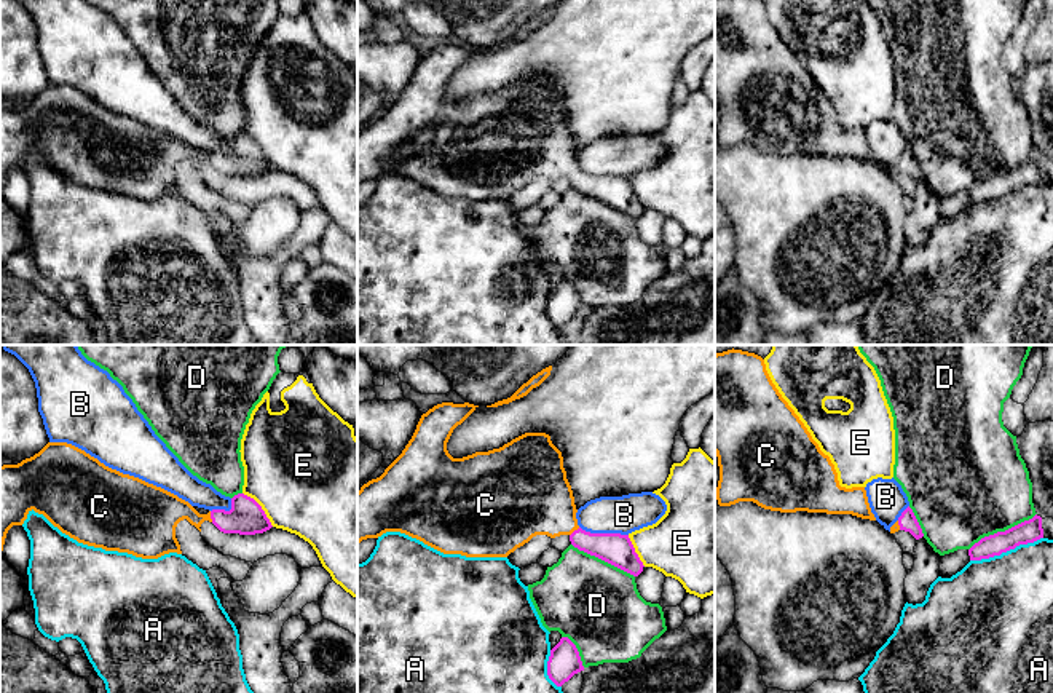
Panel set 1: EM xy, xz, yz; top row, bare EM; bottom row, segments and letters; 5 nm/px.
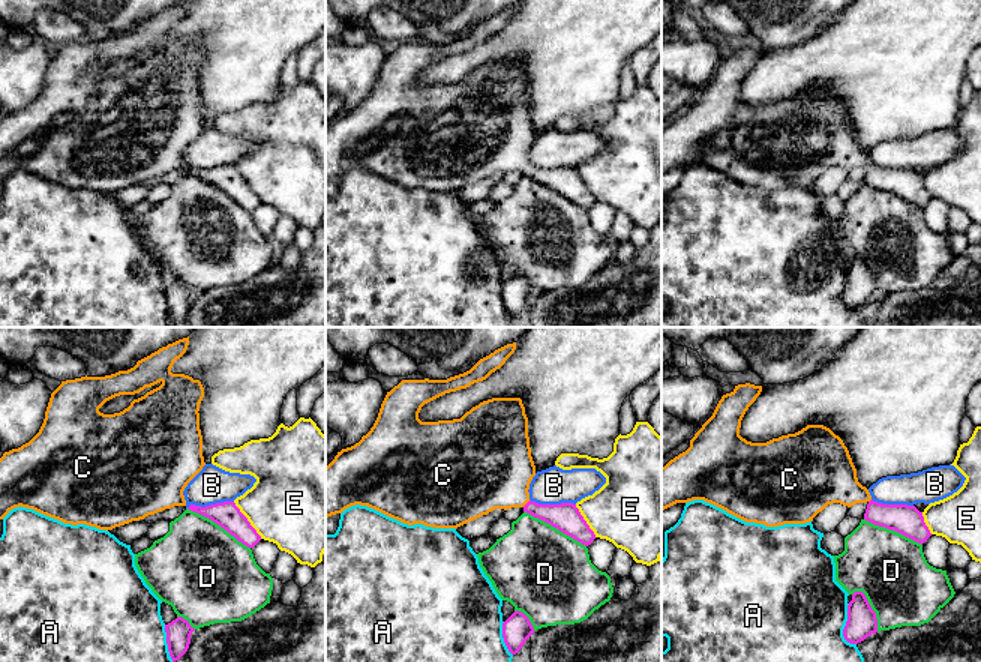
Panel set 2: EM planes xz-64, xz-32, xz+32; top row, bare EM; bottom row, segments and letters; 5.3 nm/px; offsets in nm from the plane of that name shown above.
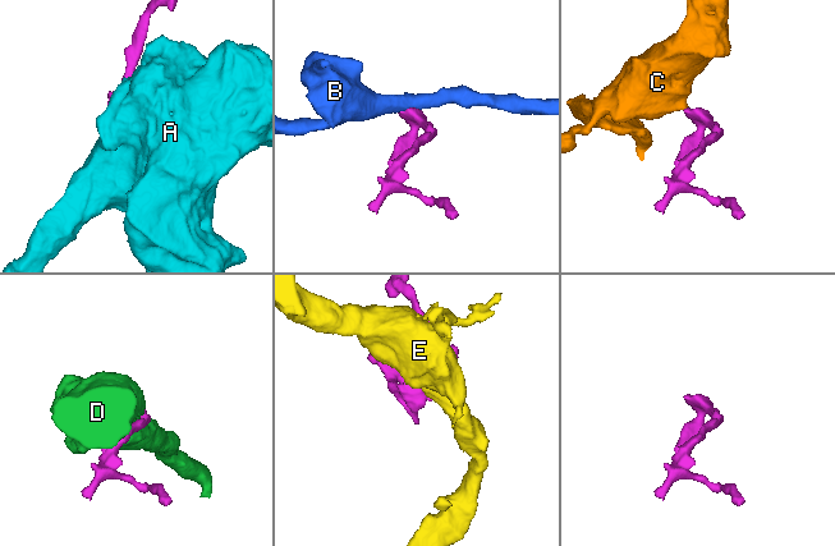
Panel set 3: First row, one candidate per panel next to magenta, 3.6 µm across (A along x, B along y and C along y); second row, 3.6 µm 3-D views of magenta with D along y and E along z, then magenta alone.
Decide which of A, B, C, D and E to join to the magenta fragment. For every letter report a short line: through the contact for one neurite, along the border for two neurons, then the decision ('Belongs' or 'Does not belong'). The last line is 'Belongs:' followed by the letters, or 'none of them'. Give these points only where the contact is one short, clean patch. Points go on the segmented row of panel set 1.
A: Does not belong
B: Line: xz (579, 526), (589, 532), (619, 532), (627, 535). Does not belong
C: Line: xy (246, 516), (211, 516), (161, 511). Belongs
D: Does not belong
E: Does not belong
Belongs: C

